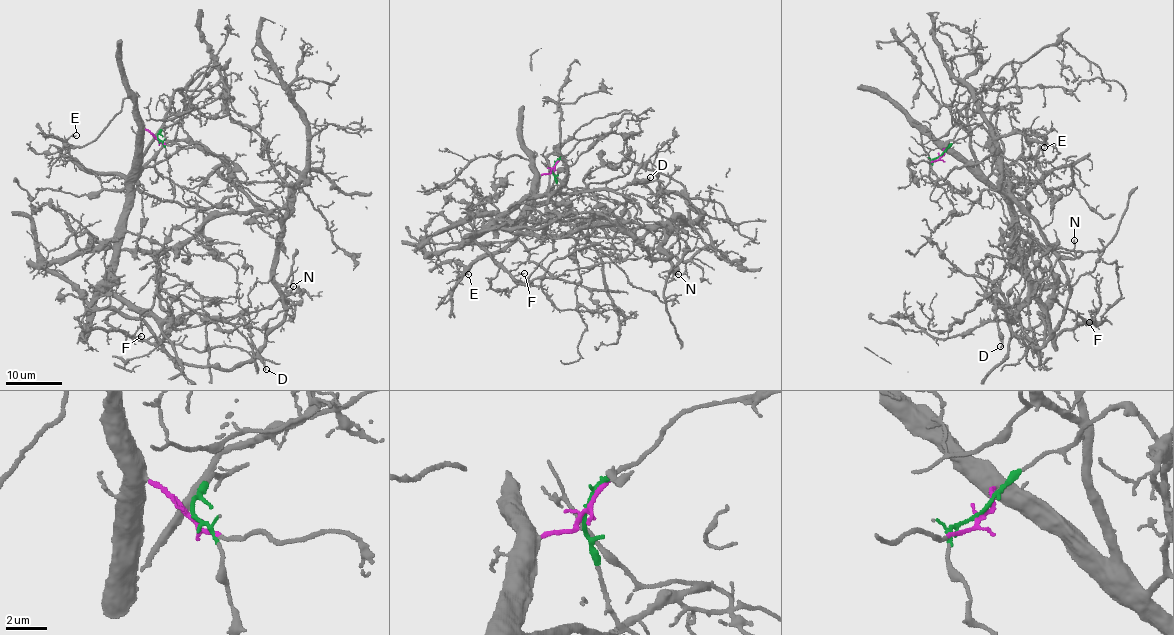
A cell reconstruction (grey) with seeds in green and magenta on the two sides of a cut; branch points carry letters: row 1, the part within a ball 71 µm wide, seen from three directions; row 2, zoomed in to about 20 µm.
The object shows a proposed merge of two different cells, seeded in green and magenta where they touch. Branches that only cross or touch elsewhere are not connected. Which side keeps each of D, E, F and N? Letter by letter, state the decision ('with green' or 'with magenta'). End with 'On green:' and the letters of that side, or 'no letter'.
D: with magenta
E: with magenta
F: with magenta
N: with green
On green: N

